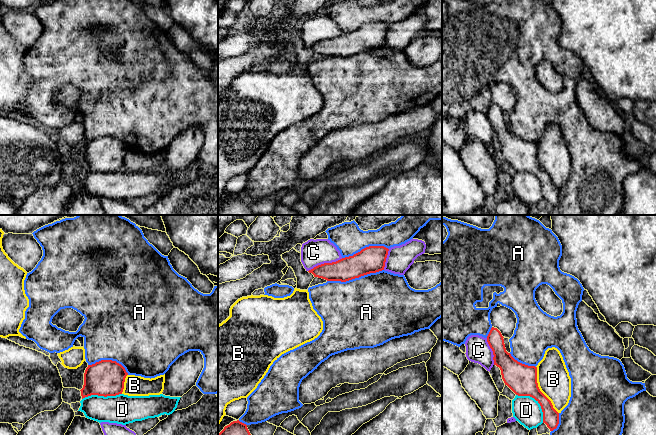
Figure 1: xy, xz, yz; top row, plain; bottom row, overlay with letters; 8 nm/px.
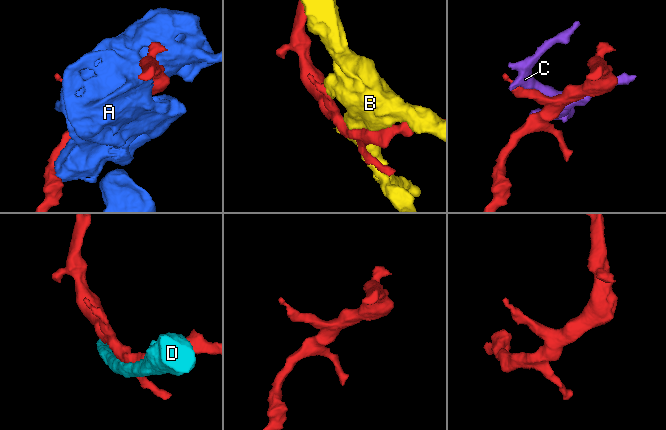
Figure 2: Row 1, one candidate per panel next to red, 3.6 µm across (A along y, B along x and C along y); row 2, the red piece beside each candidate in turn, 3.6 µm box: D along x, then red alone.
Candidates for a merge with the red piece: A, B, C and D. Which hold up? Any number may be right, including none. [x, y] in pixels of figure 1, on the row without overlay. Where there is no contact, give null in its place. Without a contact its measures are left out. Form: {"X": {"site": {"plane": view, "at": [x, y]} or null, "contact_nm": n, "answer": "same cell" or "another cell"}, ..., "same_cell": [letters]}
{"A": {"site": {"plane": "xz", "at": [355, 53]}, "contact_nm": 460, "answer": "another cell"}, "B": {"site": {"plane": "yz", "at": [539, 166]}, "contact_nm": 420, "answer": "another cell"}, "C": {"site": {"plane": "xz", "at": [325, 39]}, "contact_nm": 300, "answer": "another cell"}, "D": {"site": {"plane": "yz", "at": [538, 178]}, "contact_nm": 320, "answer": "another cell"}, "same_cell": []}

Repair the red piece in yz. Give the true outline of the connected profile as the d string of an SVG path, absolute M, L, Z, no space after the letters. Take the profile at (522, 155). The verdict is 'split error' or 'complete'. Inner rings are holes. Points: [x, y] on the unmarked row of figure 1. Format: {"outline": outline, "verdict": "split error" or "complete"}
{"outline": "M494 103L491 104L487 112L487 118L494 131L494 141L500 144L505 161L516 171L530 172L540 180L543 188L543 199L550 207L553 207L559 200L559 189L538 163L537 143L528 142L515 136L506 127L503 114L501 108Z", "verdict": "complete"}

